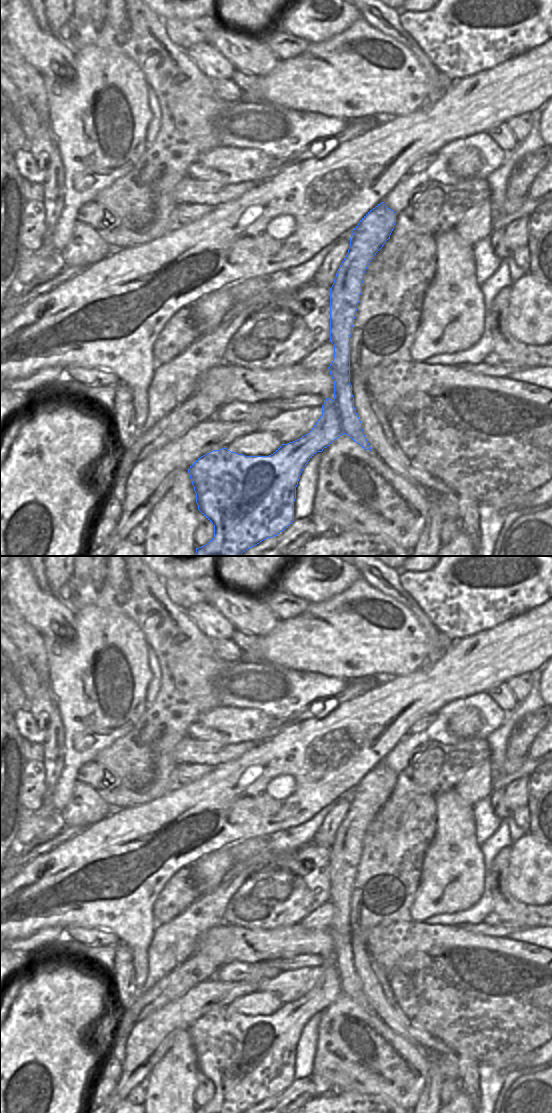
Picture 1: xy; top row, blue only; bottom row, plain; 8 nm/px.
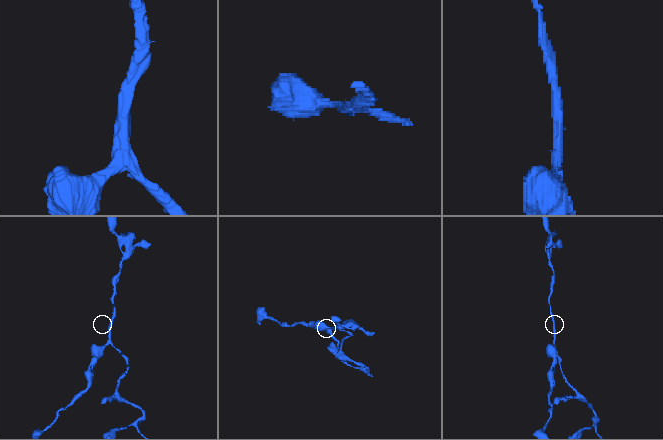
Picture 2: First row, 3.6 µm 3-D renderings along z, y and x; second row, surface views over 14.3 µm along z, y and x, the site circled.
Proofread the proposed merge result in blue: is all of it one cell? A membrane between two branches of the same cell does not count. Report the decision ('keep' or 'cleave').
cleave

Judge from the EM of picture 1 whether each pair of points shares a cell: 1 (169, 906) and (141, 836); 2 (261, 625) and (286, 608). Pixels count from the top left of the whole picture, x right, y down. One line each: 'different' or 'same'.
1: different
2: different

